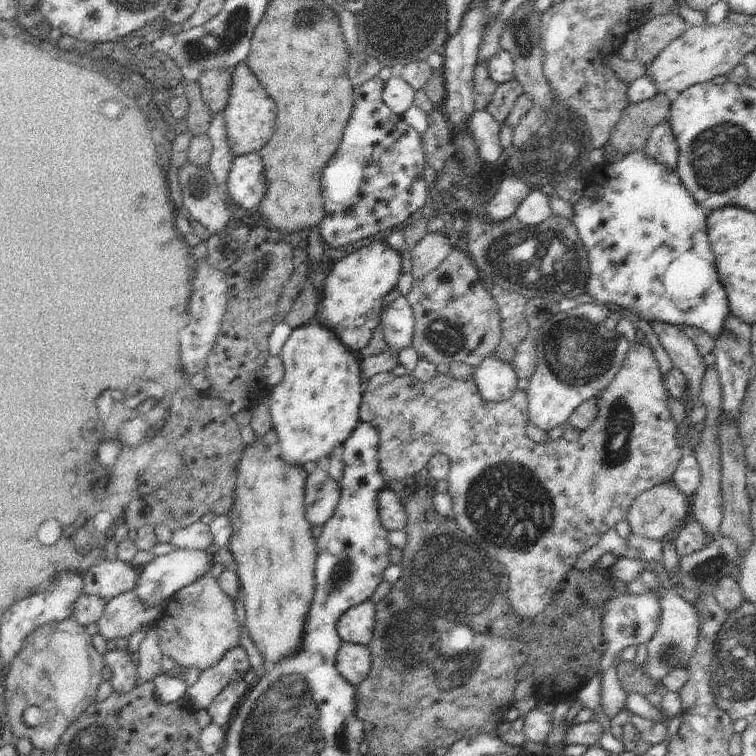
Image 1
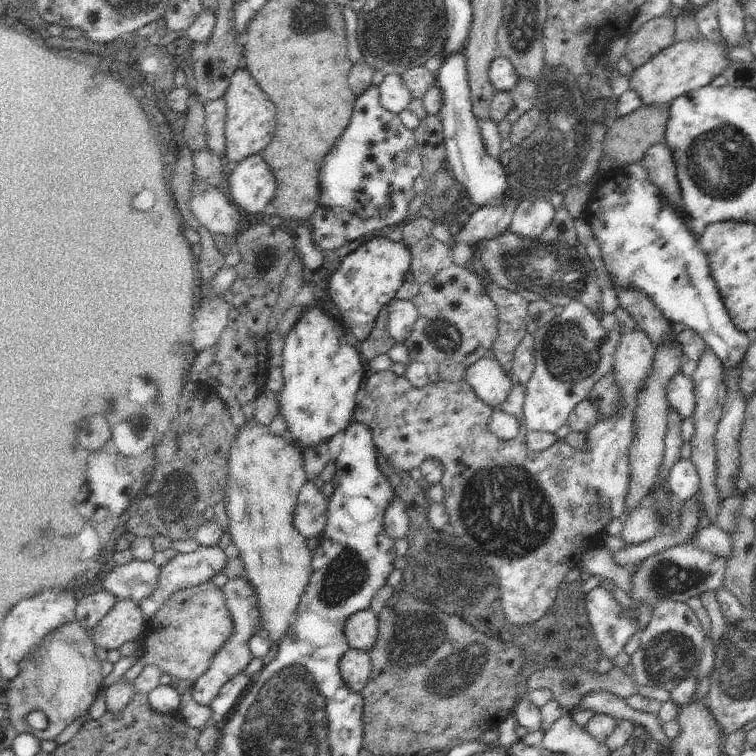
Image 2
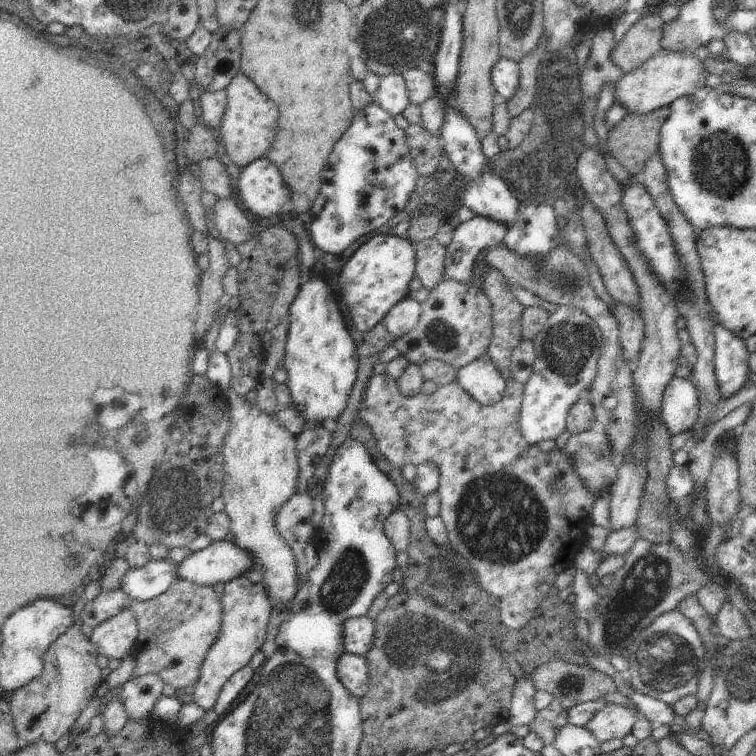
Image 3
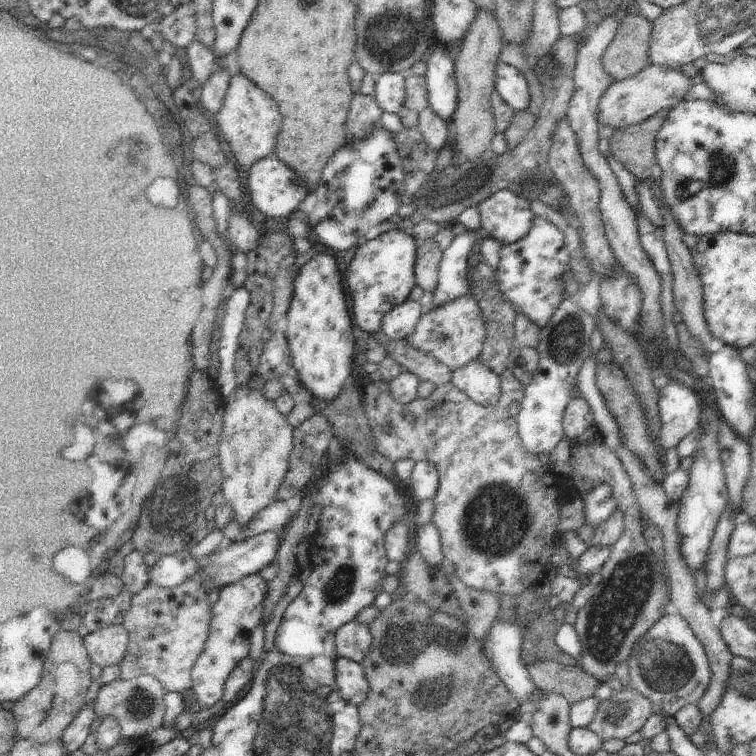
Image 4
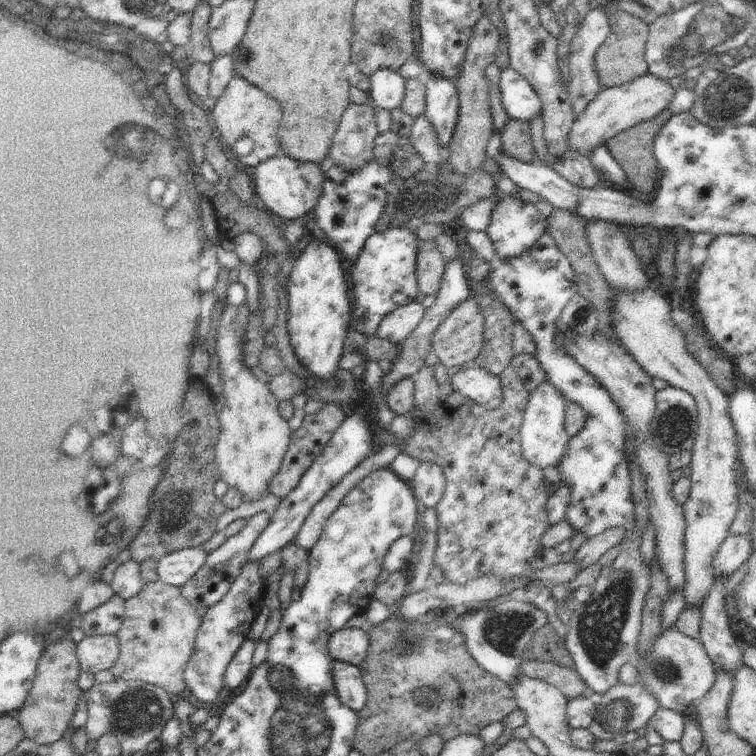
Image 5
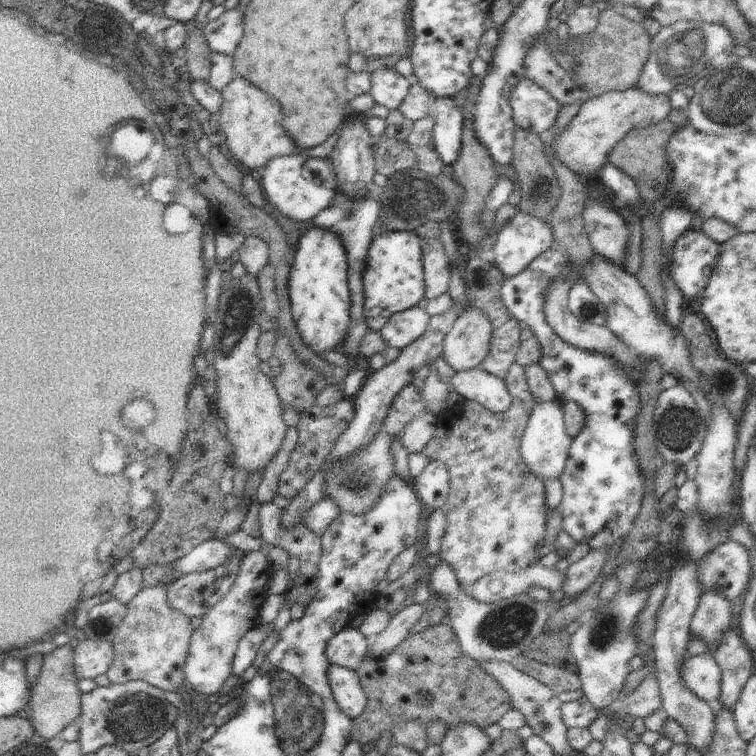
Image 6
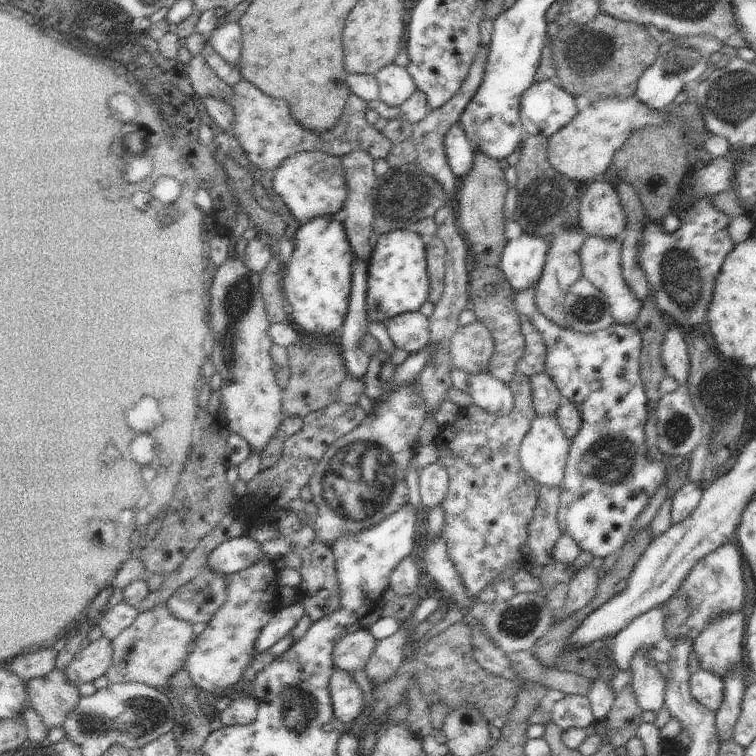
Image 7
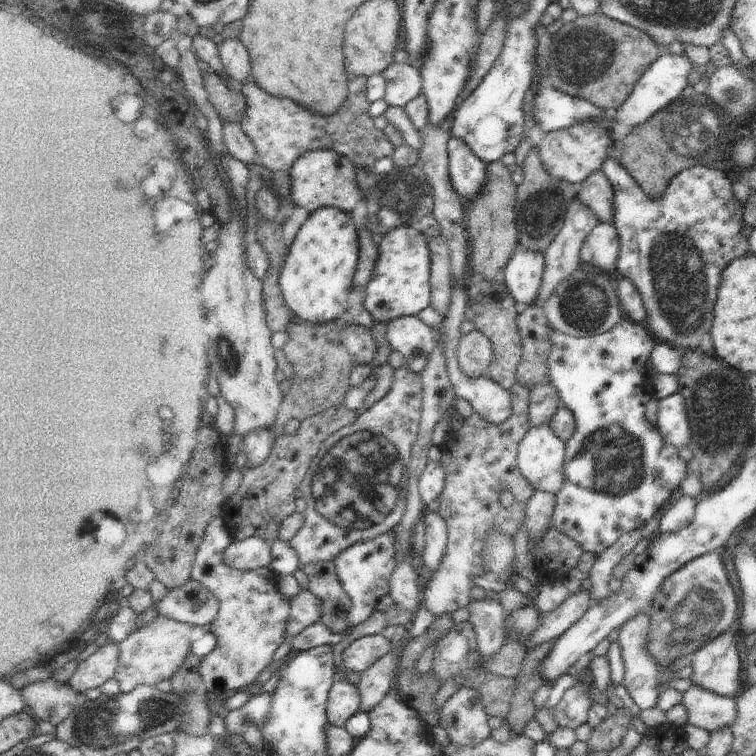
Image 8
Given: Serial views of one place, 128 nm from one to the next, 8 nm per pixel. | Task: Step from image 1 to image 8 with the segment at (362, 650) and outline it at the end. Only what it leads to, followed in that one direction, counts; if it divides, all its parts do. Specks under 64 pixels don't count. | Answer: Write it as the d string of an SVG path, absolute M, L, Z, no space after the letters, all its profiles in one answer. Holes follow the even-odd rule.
M346 678L336 679L328 692L326 702L328 722L337 727L344 727L346 720L359 711L358 706L360 706L358 687Z

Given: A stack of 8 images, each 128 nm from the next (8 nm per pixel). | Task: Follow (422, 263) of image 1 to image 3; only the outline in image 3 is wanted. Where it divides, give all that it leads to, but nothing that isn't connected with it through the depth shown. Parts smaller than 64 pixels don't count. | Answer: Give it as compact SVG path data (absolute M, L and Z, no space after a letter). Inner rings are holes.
M435 238L424 239L415 246L415 276L428 290L443 279L446 250Z

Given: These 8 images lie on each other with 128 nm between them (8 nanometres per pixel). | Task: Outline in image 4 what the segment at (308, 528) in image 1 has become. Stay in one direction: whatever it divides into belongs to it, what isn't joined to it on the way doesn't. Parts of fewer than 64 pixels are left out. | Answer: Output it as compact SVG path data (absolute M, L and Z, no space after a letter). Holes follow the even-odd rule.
M248 384L237 386L225 401L218 452L223 474L221 494L224 502L234 510L233 519L244 529L260 510L276 499L276 492L288 472L294 428L278 411L274 401L268 400L262 390L251 389Z

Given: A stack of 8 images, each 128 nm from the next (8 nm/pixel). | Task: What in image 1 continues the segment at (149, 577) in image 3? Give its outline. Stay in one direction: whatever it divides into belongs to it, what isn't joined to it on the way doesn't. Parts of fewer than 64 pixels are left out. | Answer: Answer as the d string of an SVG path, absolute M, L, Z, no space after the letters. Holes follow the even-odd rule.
M102 558L97 564L91 563L82 575L82 593L109 600L135 590L141 573L130 563Z

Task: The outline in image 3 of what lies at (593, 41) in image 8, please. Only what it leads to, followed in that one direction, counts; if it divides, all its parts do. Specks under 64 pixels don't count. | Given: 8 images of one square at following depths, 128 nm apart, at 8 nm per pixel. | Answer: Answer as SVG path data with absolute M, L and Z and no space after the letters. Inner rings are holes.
M646 13L634 23L610 52L610 60L624 74L640 68L646 60L661 52L662 21L659 15Z

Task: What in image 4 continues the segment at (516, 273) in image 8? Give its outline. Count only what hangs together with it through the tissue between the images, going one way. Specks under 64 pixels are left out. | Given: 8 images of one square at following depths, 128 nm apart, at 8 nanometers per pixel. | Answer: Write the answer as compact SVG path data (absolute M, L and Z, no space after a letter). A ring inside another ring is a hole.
M502 189L477 204L482 218L481 229L490 238L502 240L502 246L522 240L532 230L536 216L525 197Z

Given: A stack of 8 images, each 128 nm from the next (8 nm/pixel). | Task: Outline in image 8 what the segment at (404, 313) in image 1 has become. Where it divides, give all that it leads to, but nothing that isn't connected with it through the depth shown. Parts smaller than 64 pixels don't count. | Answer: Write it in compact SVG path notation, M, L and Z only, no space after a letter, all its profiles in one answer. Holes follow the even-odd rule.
M418 315L401 316L387 323L385 335L393 350L402 353L403 366L414 374L422 374L436 344L434 329Z

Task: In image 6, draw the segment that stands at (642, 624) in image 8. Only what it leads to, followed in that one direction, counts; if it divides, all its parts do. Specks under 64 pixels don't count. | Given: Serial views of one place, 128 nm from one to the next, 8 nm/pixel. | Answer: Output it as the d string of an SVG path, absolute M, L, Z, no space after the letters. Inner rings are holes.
M655 673L646 674L640 686L628 694L614 699L608 708L598 711L596 720L588 726L593 740L602 741L610 732L624 735L638 720L644 720L661 709L662 699Z

